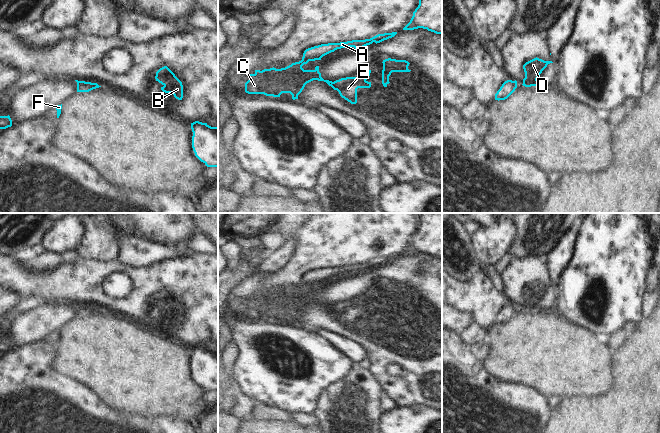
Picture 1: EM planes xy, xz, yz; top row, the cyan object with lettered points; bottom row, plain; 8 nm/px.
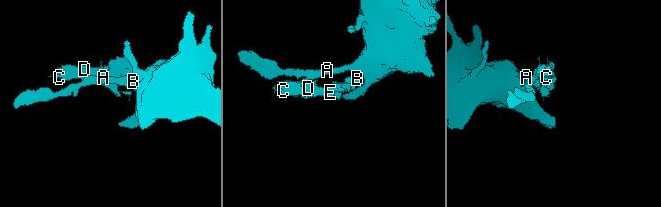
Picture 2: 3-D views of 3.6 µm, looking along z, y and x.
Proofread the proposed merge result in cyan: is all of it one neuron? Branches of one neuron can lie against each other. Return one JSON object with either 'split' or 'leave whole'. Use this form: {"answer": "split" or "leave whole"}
{"answer": "split"}

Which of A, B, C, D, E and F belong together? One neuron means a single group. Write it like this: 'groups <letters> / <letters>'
groups A F / B C D E

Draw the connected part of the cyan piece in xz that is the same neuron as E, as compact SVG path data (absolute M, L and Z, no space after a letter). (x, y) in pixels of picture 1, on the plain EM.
M303 284L291 289L276 293L255 294L249 298L249 304L245 307L245 316L248 318L264 318L266 320L280 321L282 317L290 317L292 323L298 323L305 309L313 304L324 305L334 314L337 314L342 322L351 328L357 327L357 313L370 312L371 306L367 303L371 294L358 294L358 301L346 301L334 306L324 304L319 296L319 290L314 294L304 294L302 290L307 288Z

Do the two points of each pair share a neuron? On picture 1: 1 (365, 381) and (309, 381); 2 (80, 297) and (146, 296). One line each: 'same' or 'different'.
1: different
2: same

